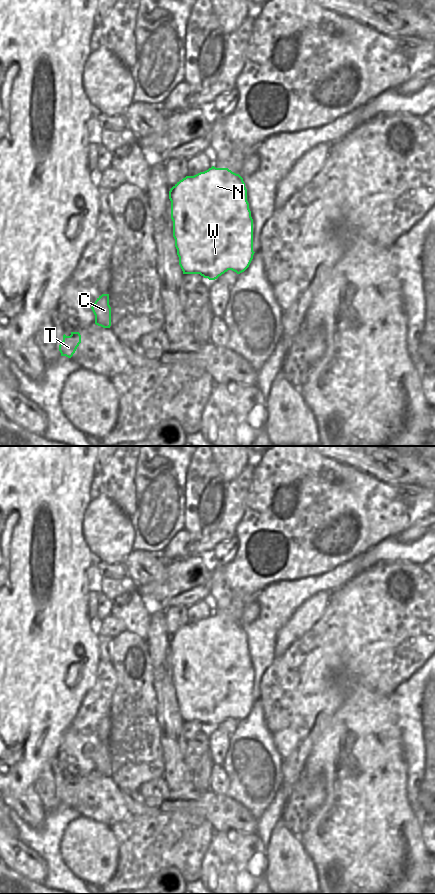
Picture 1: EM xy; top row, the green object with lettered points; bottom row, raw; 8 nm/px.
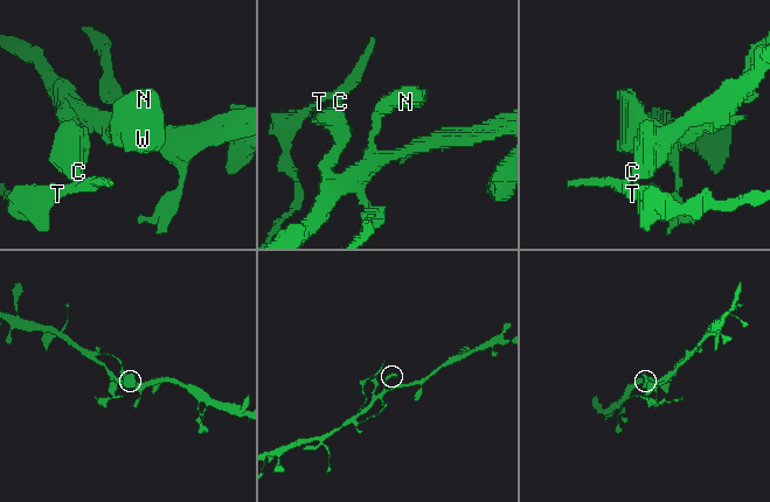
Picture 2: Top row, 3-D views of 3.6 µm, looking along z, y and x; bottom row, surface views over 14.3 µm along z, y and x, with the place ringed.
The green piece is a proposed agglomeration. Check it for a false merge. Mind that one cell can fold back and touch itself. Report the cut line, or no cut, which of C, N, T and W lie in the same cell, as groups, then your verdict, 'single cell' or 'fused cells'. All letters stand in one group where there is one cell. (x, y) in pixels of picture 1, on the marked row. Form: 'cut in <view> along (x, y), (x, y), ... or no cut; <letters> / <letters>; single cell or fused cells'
cut in xy along (109, 325), (101, 326); C N W / T; fused cells

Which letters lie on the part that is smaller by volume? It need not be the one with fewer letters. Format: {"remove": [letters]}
{"remove": ["T"]}

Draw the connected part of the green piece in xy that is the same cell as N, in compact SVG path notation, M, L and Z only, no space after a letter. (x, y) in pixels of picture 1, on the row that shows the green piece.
M212 166L194 176L186 176L169 191L173 237L183 274L200 274L215 280L228 270L237 274L244 272L250 265L253 251L253 219L247 201L247 189L243 178L228 168Z

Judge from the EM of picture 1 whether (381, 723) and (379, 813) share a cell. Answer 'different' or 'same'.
same

